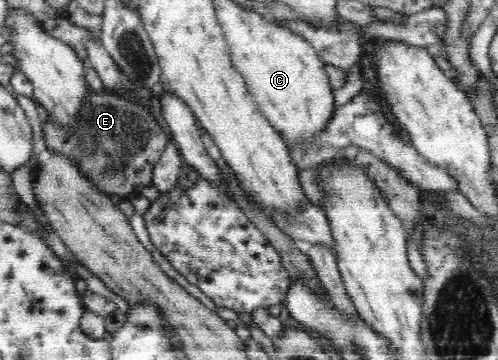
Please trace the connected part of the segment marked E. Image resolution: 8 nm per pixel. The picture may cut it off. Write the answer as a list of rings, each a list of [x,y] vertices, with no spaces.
[[[92,91],[92,95],[82,101],[82,110],[78,115],[75,126],[62,127],[61,123],[54,121],[54,125],[48,123],[44,127],[47,151],[70,158],[72,164],[90,179],[90,183],[104,193],[118,197],[140,195],[142,187],[150,185],[152,167],[170,141],[152,116],[150,108],[124,101],[120,95],[114,97]]]

